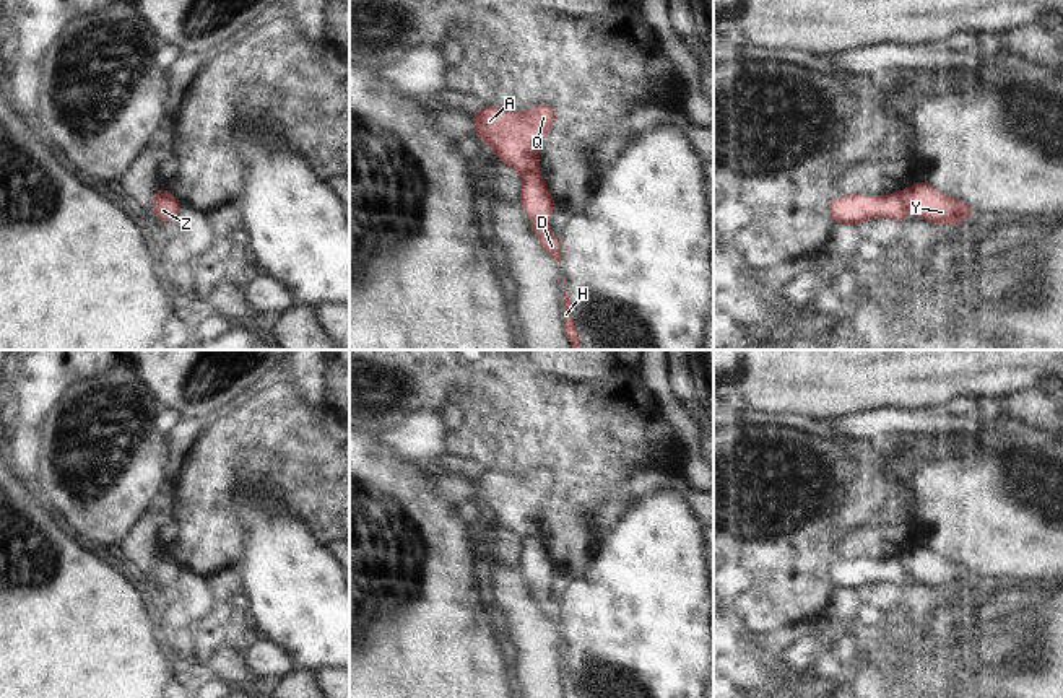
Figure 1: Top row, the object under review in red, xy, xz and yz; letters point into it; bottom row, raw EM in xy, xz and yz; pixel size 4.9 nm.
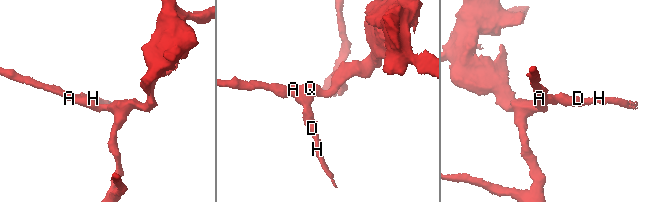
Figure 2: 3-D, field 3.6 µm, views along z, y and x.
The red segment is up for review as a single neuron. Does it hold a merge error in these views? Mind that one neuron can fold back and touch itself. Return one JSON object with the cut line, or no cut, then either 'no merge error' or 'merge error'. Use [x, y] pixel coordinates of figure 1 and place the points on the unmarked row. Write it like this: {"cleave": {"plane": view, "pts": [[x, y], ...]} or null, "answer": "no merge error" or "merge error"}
{"cleave": {"plane": "xz", "pts": [[538, 536], [520, 539]]}, "answer": "merge error"}

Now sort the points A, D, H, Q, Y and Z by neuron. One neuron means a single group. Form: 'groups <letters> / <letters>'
groups A Q Z / D H Y

